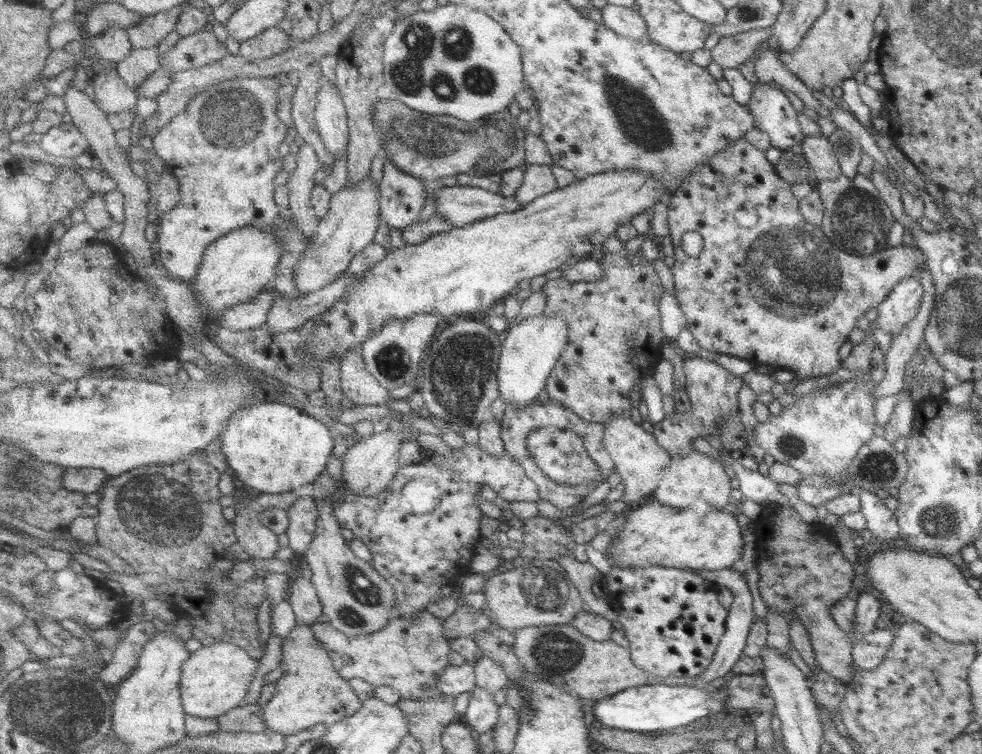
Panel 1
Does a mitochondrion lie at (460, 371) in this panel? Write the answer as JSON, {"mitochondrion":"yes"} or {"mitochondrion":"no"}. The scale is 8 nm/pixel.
{"mitochondrion":"yes"}

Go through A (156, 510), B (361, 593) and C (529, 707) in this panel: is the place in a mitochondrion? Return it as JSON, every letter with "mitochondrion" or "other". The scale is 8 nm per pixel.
{"A":"mitochondrion","B":"mitochondrion","C":"mitochondrion"}

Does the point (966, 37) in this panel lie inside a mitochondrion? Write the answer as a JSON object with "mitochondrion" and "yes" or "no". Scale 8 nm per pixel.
{"mitochondrion":"yes"}

